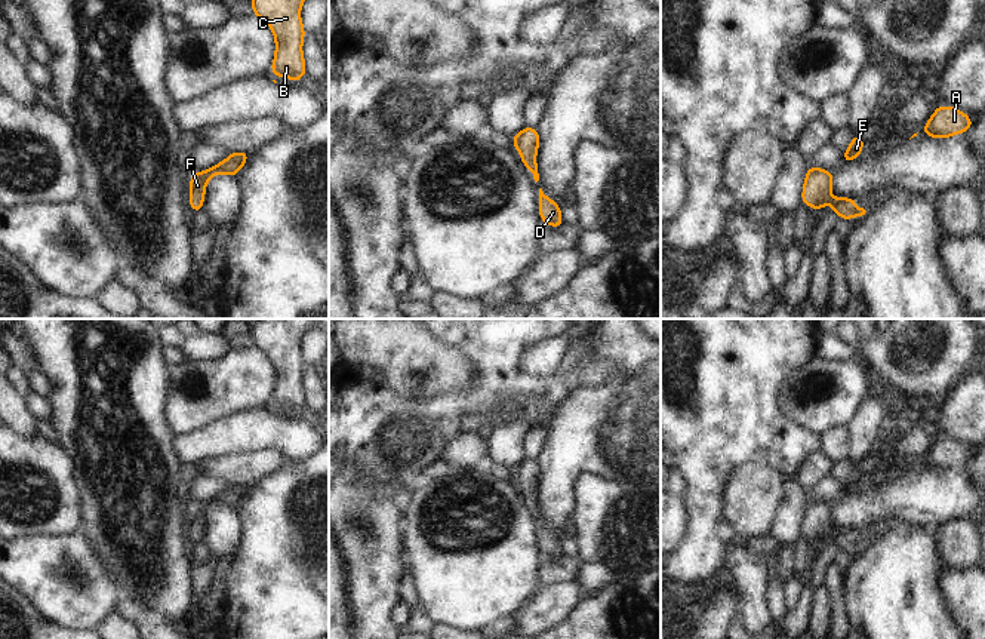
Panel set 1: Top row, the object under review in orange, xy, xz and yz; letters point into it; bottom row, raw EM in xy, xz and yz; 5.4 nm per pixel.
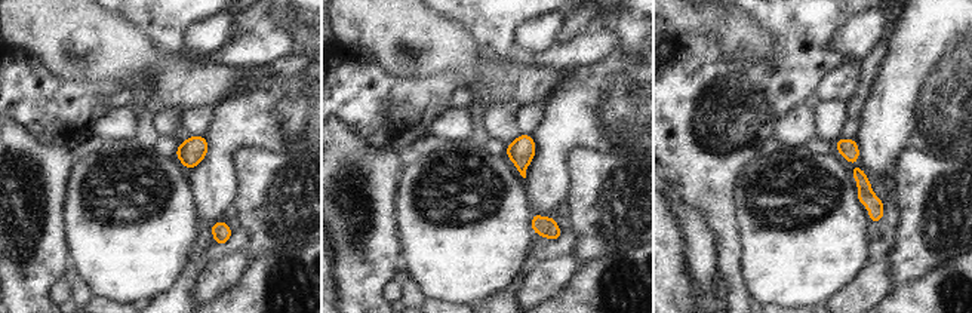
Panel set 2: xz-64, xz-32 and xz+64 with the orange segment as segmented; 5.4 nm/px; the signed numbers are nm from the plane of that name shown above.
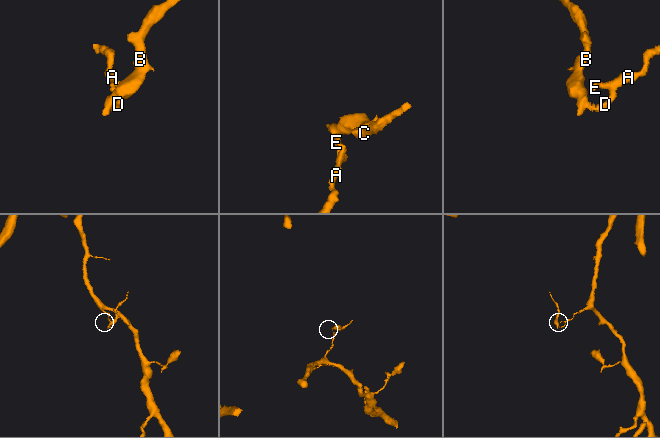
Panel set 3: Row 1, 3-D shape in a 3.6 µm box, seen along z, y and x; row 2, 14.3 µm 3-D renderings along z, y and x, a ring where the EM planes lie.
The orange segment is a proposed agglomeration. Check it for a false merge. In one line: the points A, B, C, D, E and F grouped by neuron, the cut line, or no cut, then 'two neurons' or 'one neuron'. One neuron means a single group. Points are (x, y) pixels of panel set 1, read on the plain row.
groups A B C D E F; cut none; one neuron

